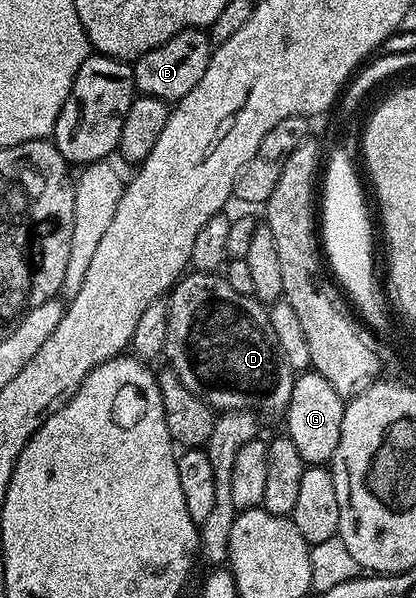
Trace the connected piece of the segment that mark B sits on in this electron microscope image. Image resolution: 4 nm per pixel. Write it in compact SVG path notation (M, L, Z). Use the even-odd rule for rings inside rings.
M188 27L186 31L180 31L178 35L171 37L171 41L143 53L132 64L134 88L143 95L159 97L166 101L179 100L187 93L191 93L191 89L195 89L195 85L199 85L199 77L203 77L203 73L207 73L207 65L211 61L214 50L214 44L210 43L208 34L204 30Z

